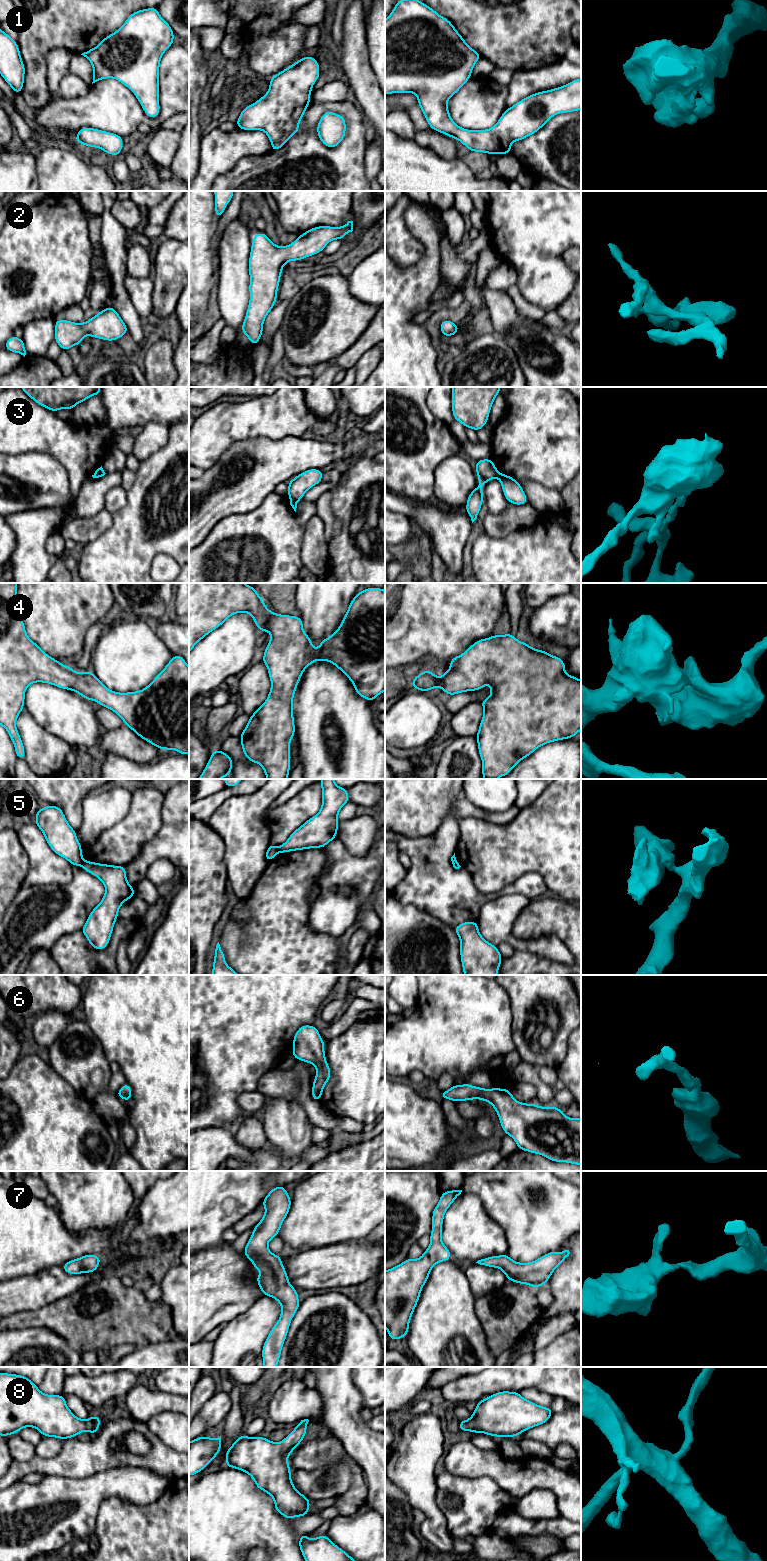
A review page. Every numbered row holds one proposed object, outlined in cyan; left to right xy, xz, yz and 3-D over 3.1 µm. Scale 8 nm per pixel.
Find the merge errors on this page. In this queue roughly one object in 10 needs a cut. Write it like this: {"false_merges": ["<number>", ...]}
{"false_merges": ["3", "5"]}

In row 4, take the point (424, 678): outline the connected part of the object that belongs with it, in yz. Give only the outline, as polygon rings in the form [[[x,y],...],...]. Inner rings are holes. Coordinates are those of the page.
[[[509,632],[506,635],[495,634],[477,640],[464,653],[453,657],[449,668],[449,671],[444,670],[442,677],[437,677],[427,669],[412,679],[412,686],[424,692],[440,687],[448,696],[481,690],[487,684],[491,686],[490,696],[479,702],[483,706],[484,714],[475,737],[482,759],[484,779],[497,779],[508,775],[521,760],[539,747],[574,738],[581,730],[581,680],[565,672],[565,662],[561,658],[518,641]]]

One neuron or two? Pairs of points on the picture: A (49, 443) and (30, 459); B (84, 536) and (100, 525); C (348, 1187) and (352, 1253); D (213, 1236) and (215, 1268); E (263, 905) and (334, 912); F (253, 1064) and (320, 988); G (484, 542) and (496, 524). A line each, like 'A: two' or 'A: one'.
A: two
B: one
C: two
D: two
E: two
F: one
G: two

